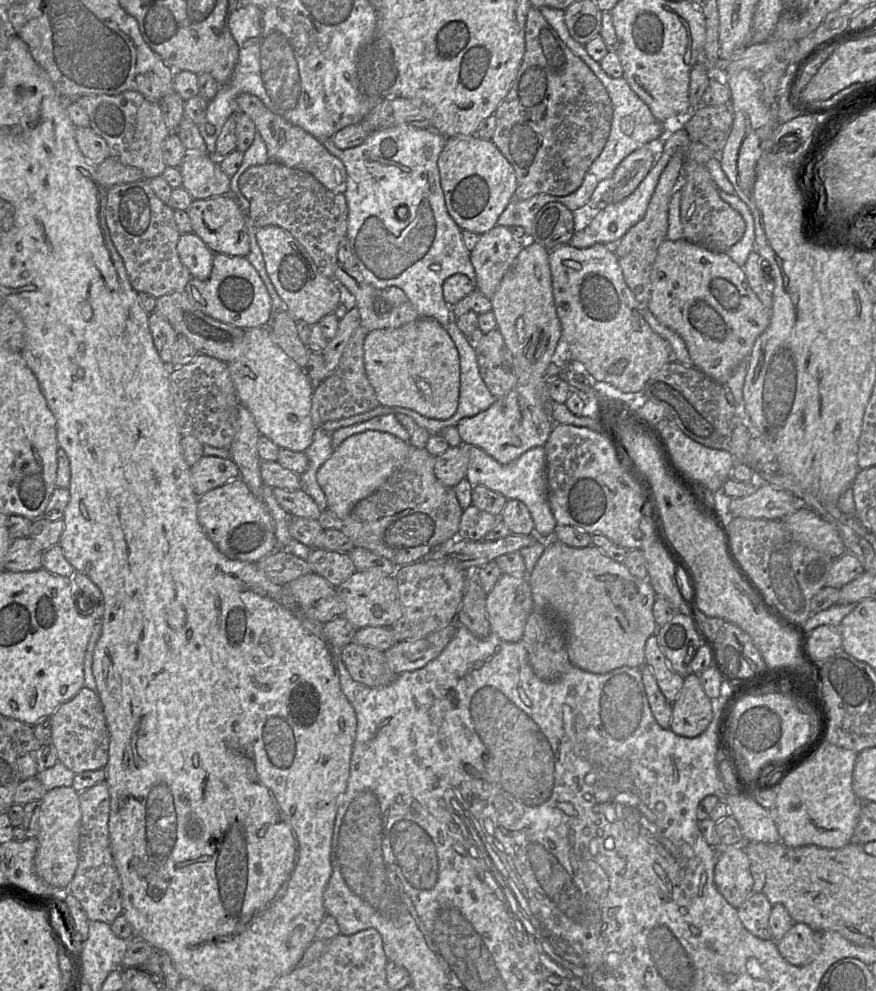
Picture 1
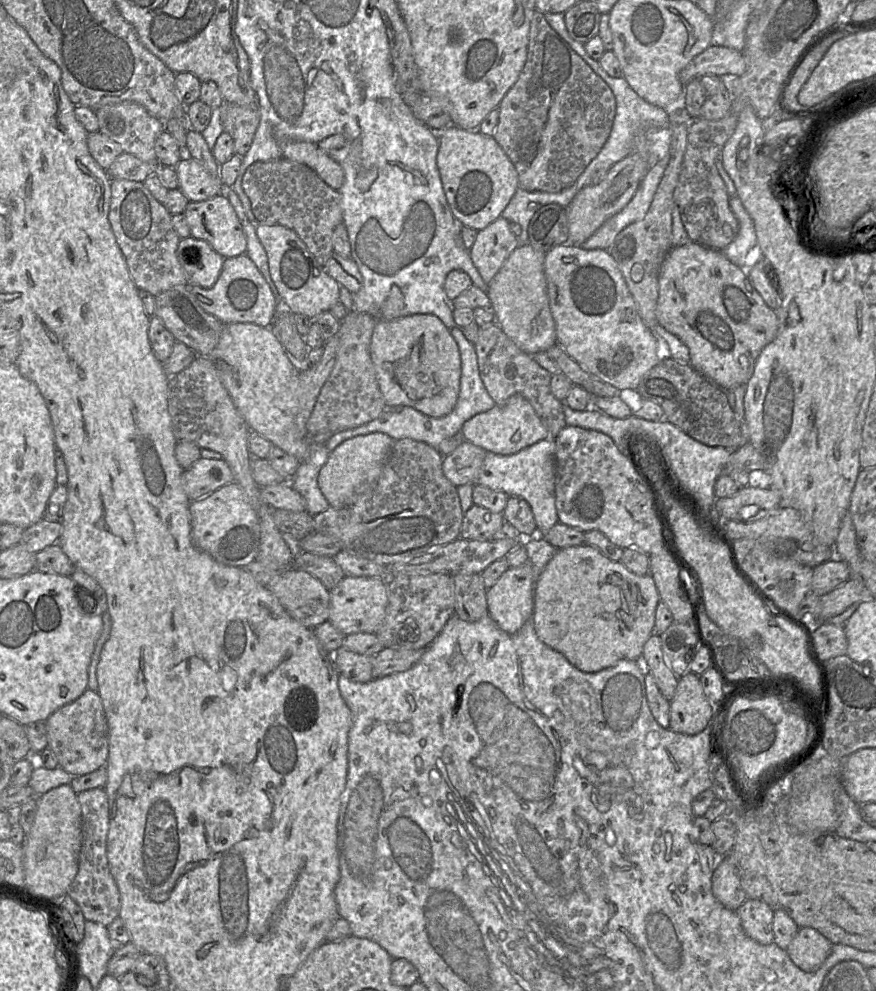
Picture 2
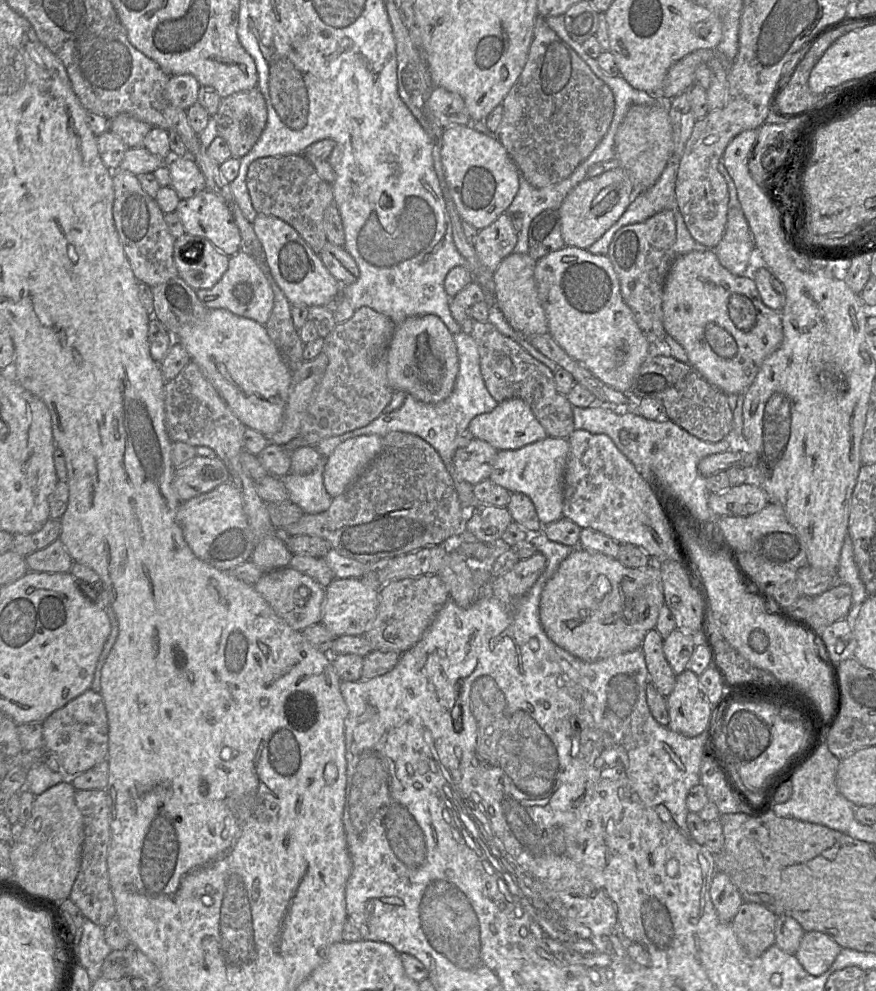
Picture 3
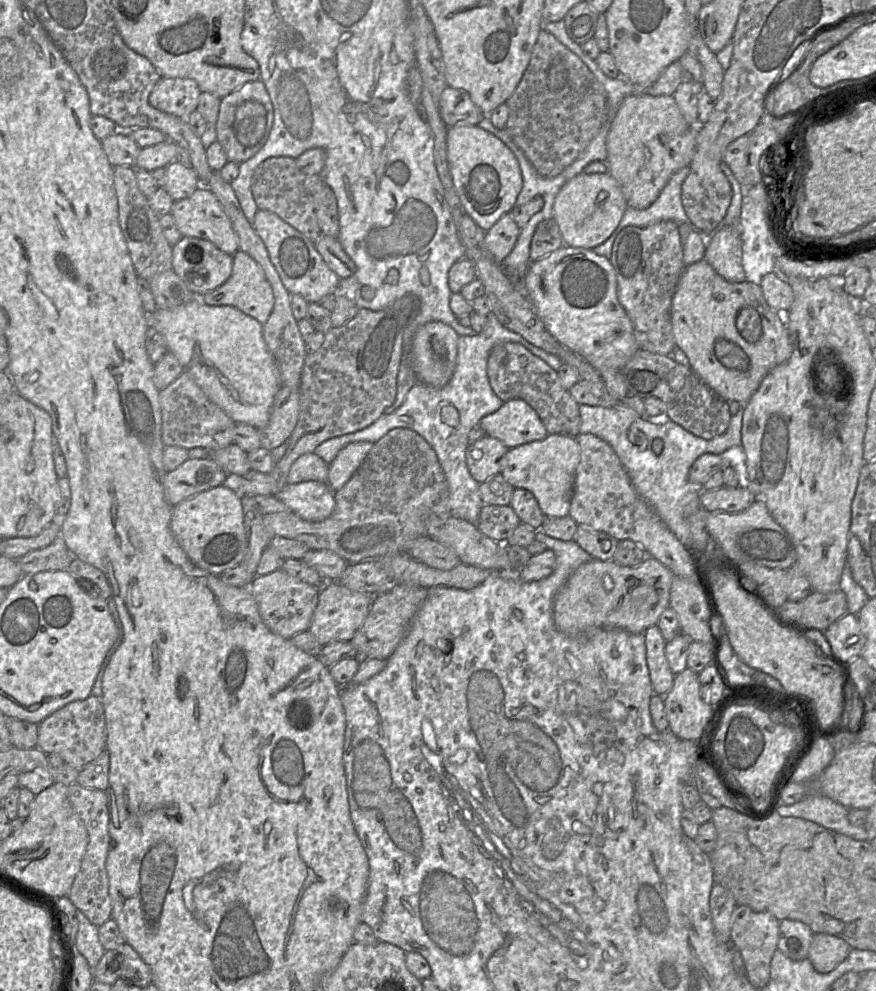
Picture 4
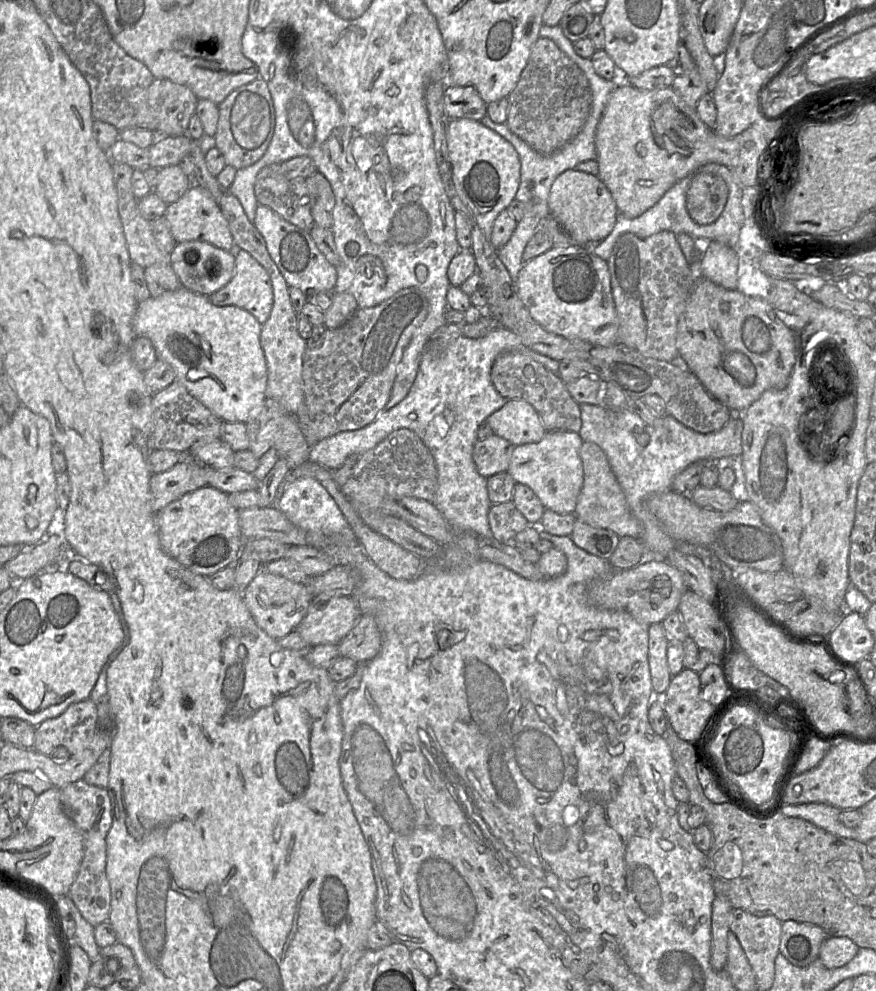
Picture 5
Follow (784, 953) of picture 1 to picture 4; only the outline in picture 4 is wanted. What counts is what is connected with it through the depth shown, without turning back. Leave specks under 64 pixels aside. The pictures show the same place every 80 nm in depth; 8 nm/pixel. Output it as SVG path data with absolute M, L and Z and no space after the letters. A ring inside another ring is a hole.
M814 934L807 959L817 972L825 974L841 964L852 949L841 938L829 934Z

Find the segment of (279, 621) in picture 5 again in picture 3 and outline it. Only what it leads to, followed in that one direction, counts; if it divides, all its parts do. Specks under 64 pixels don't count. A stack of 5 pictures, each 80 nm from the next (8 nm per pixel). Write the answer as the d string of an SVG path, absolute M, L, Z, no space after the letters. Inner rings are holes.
M288 566L264 573L254 588L267 601L276 615L293 629L302 631L320 623L325 588L310 576Z

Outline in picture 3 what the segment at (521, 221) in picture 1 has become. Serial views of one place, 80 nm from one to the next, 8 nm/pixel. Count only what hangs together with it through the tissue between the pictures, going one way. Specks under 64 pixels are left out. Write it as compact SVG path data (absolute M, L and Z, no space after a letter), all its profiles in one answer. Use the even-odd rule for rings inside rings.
M585 159L572 174L564 180L543 188L532 186L523 175L519 175L519 189L512 203L507 209L508 214L520 213L522 227L518 233L517 243L513 252L528 253L528 231L532 220L542 211L547 209L558 210L567 194L576 186L573 184L586 174L589 169Z

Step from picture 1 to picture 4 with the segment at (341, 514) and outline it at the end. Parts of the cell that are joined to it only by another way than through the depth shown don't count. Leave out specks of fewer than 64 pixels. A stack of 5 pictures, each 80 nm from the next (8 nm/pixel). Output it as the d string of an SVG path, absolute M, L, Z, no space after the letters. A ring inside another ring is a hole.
M353 442L341 449L329 464L327 485L336 492L340 490L360 467L373 444Z

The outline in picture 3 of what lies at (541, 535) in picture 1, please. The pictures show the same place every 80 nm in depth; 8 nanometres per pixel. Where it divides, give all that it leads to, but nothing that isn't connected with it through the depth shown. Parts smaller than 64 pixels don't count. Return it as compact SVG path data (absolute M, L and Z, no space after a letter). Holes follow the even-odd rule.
M546 437L516 450L498 451L489 479L510 493L527 495L534 504L542 525L548 525L563 517L564 472L569 443L567 439Z

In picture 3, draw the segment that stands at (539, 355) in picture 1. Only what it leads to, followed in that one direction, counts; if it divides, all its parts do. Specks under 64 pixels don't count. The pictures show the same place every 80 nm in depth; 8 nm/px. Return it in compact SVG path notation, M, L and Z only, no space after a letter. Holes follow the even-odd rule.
M512 252L493 273L496 303L509 325L525 337L548 333L548 321L539 300L534 277L536 262L529 253ZM521 398L507 399L498 403L493 411L477 415L469 423L468 430L474 438L489 443L498 451L516 450L548 437L528 403Z

